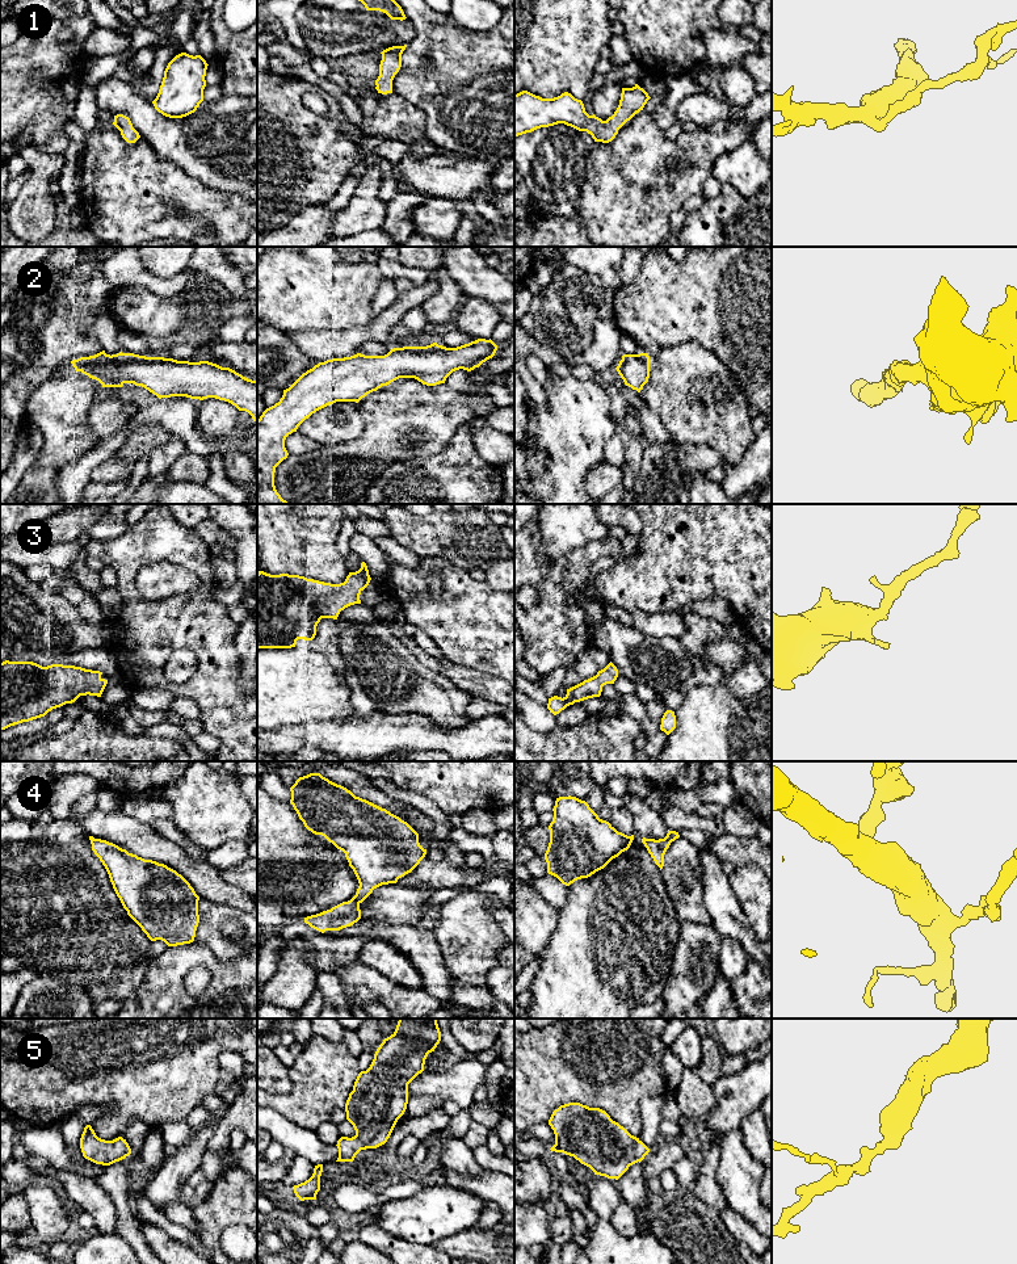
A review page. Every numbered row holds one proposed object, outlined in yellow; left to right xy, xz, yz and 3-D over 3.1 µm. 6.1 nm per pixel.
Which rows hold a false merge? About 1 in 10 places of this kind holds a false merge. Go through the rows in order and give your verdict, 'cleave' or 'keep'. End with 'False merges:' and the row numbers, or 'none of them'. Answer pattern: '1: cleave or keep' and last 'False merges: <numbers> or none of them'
1: keep
2: keep
3: keep
4: keep
5: keep
False merges: none of them

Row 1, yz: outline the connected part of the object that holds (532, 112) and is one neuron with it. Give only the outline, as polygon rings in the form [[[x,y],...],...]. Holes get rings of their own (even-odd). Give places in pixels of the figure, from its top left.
[[[638,84],[633,88],[622,88],[617,110],[602,121],[594,114],[589,116],[583,101],[568,92],[554,98],[542,98],[522,91],[514,95],[514,137],[564,123],[579,131],[587,131],[594,142],[609,143],[627,121],[643,110],[650,98]]]

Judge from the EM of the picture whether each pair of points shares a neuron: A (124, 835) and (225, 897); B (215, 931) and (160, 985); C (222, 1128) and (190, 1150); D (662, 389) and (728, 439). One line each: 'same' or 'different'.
A: same
B: different
C: different
D: same

